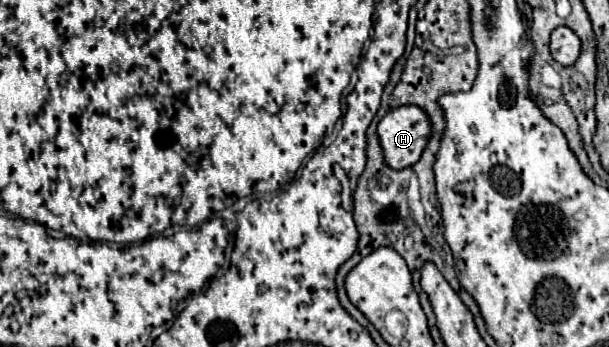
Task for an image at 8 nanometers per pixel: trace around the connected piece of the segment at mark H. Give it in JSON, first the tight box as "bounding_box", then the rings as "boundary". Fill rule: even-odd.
{"bounding_box":[376,105,430,169],"boundary":[[[416,105],[390,109],[376,131],[384,163],[390,169],[412,167],[428,143],[428,129],[430,121],[422,109],[416,109]]]}

